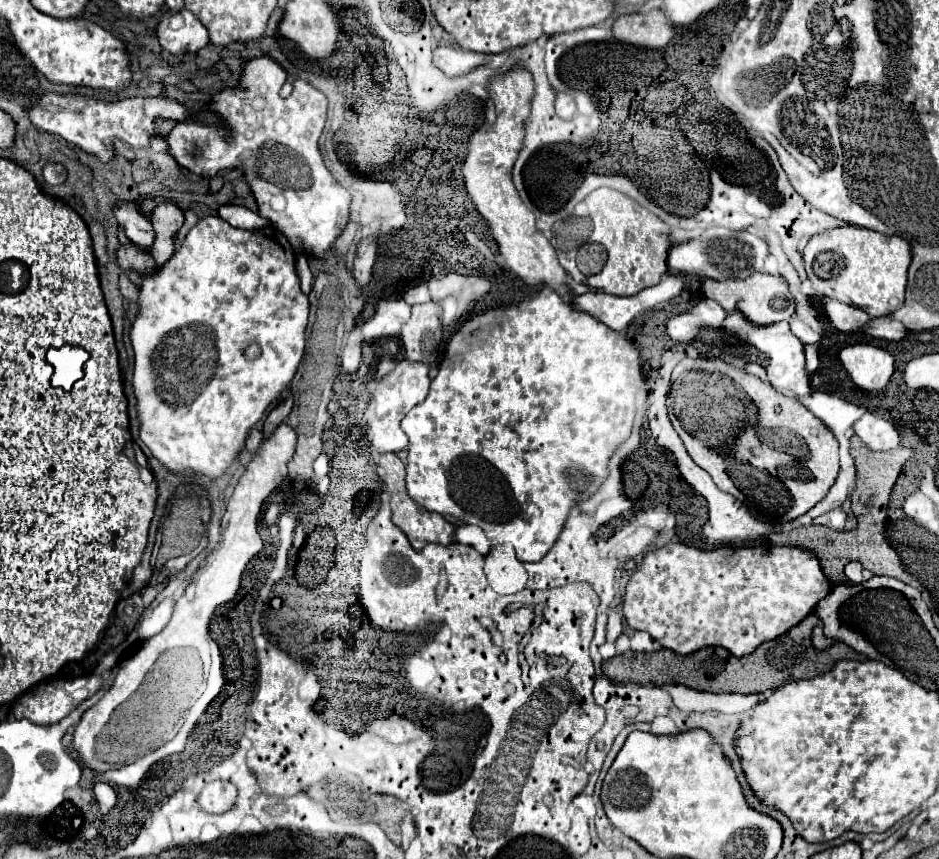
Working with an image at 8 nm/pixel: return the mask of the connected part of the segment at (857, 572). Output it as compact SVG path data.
M849 562L845 566L845 576L851 580L851 584L861 584L863 582L863 566L861 566L861 562Z

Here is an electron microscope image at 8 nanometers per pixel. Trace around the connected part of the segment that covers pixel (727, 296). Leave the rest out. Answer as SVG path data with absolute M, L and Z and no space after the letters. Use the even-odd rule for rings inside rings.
M753 274L743 282L735 282L735 278L729 278L729 280L705 278L701 282L701 292L705 298L717 300L725 308L725 312L733 312L737 308L745 316L745 320L749 320L755 326L769 326L775 322L783 322L795 314L795 300L789 294L787 282L777 276Z

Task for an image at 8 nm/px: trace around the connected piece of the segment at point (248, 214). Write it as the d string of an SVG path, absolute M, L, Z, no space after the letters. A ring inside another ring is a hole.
M233 204L221 206L221 208L219 208L219 216L221 216L225 222L229 222L231 226L243 228L243 230L257 230L257 228L269 226L267 220L259 218L255 212L249 210L249 208L243 208L243 206L233 206Z

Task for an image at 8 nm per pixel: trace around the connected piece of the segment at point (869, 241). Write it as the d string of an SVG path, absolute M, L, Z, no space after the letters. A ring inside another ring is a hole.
M857 226L831 228L809 240L803 250L803 262L817 298L853 304L865 310L869 318L889 316L905 302L911 246L899 236L887 236Z

